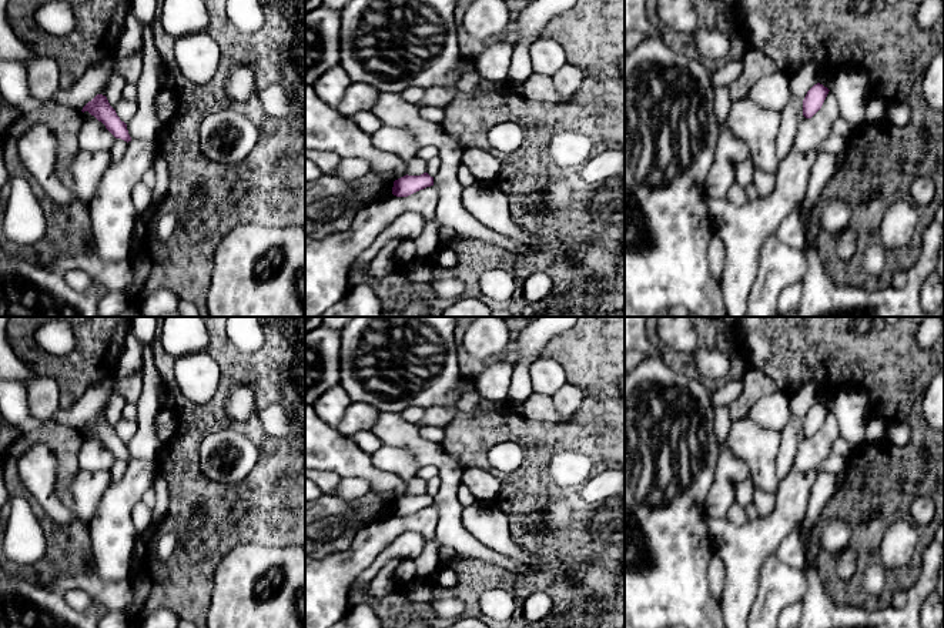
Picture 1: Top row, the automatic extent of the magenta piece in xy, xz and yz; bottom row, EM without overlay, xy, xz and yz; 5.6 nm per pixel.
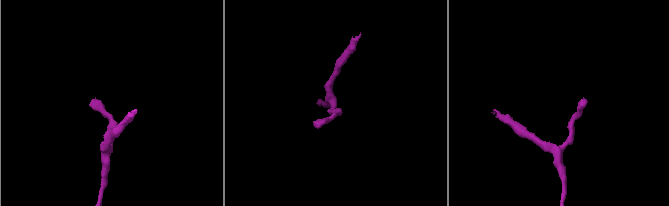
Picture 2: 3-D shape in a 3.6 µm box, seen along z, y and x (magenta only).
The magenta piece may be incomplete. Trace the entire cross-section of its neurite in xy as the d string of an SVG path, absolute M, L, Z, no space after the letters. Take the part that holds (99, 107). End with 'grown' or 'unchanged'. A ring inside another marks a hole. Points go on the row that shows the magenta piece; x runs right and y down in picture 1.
M97 94L83 107L81 111L88 111L91 116L94 116L116 138L121 138L127 143L131 141L127 124L120 120L106 96Z | unchanged

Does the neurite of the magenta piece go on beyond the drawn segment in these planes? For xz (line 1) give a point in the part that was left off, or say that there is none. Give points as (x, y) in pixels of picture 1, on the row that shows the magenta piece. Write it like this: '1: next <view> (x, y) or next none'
1: next none

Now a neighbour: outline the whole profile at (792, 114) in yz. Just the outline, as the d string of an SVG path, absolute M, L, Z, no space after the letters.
M790 93L789 101L780 113L781 121L776 141L776 154L779 160L783 160L793 151L793 141L797 134L797 126L804 118L803 101Z

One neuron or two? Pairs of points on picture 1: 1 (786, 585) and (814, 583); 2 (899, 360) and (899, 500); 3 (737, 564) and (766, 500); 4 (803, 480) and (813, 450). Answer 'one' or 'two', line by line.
1: two
2: one
3: two
4: two

